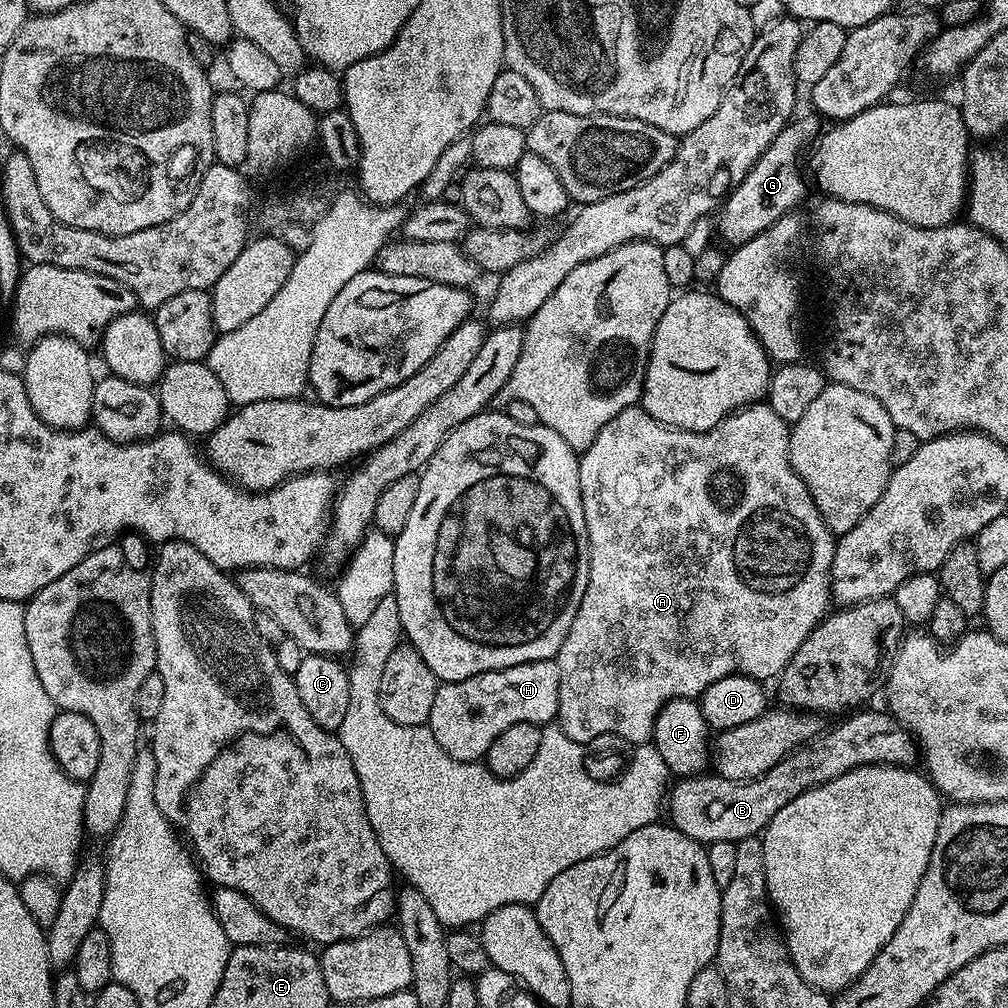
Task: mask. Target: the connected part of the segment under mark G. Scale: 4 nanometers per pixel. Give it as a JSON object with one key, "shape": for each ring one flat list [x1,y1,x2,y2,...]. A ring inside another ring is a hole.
{"shape":[[815,114,799,116,788,121,788,125,778,134,778,138,774,138,774,142,766,146,758,162,754,162,746,178,742,178,742,182,735,185,723,201,718,212,718,236,721,236,728,246,750,242,750,238,772,228,774,222,778,222,778,218,789,215,799,206,800,199,804,196,804,176,800,173,802,157,822,131,821,117]]}

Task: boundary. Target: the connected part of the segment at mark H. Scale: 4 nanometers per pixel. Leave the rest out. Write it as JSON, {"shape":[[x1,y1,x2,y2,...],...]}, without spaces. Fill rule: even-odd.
{"shape":[[555,659,538,662,522,662,518,666,506,666,502,670,490,670,474,674,474,678,462,678,458,682,441,683,434,694,434,706,430,710,427,728,434,734,434,742,450,758,455,760,483,761,490,746,502,730,518,726,518,722,547,726,556,720,558,714,558,666]]}

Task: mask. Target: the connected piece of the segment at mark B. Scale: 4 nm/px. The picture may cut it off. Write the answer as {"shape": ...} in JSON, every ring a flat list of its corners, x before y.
{"shape":[[868,710,853,711,841,719,845,719,841,724,836,724,833,728,825,727,819,736,815,736,800,748,789,752,786,758,779,760,757,780,727,780,715,774,685,776,677,779,666,793,666,816,667,812,669,816,667,819,679,832,699,840,705,846,714,843,715,840,735,842,742,838,760,836,774,818,774,814,778,814,778,810,782,810,782,806,786,806,786,802,794,802,794,798,798,798,798,794,830,782,850,770,871,764,915,765,915,760,916,763,918,760,918,745,912,739,912,733,907,732,887,711,864,711]]}

